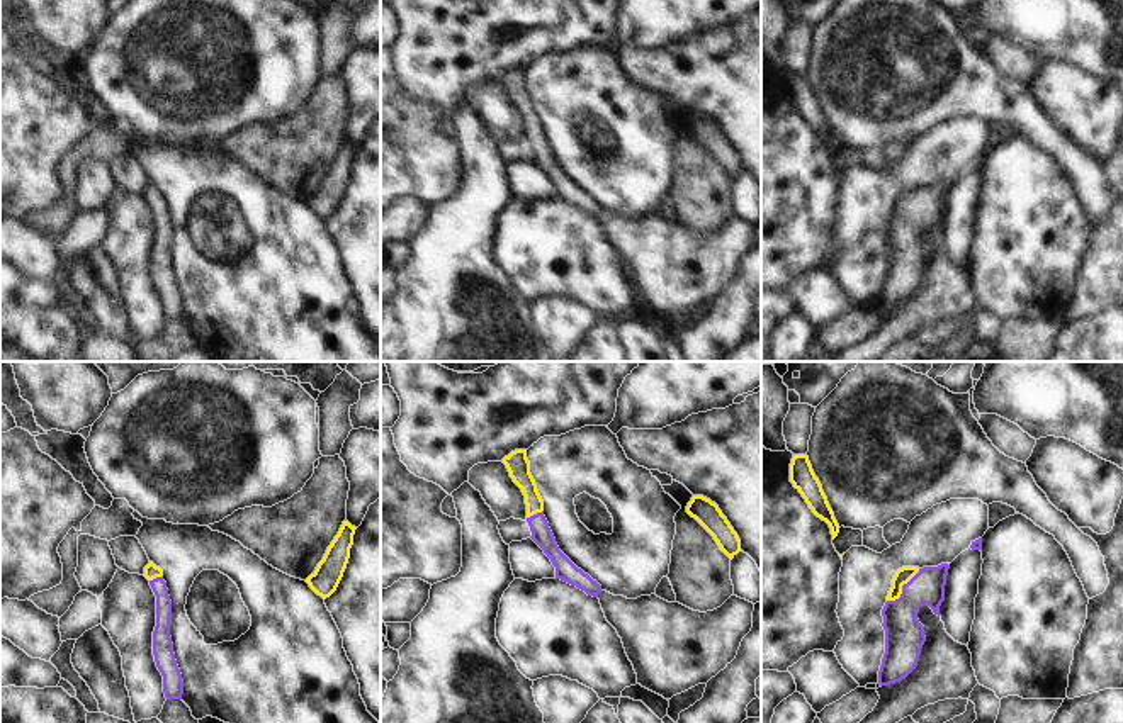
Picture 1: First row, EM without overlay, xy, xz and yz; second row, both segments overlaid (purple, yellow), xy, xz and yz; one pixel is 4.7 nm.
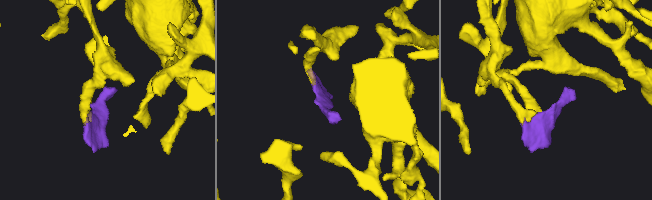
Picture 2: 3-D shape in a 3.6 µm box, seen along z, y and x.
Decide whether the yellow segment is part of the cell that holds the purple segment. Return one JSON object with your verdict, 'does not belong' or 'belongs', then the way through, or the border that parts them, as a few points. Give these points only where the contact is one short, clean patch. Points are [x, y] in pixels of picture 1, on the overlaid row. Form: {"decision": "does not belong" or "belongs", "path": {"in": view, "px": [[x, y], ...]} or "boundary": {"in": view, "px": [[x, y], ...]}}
{"decision": "belongs", "path": {"in": "yz", "px": [[904, 635], [902, 589], [902, 576]]}}

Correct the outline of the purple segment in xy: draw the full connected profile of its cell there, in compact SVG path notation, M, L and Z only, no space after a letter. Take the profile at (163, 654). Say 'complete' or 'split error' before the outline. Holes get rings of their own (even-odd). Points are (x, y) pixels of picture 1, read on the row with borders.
split error; M150 562L143 574L156 596L156 626L153 631L153 655L158 670L163 675L163 692L166 699L182 699L183 681L175 660L173 643L170 636L172 601L168 596L163 570Z

